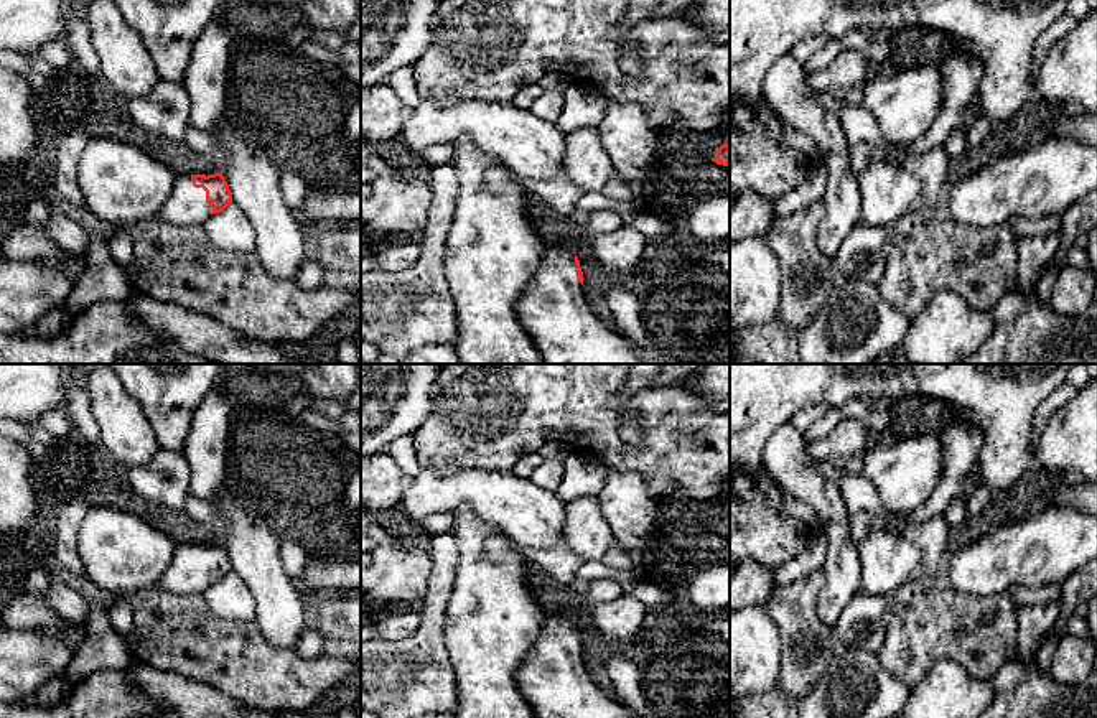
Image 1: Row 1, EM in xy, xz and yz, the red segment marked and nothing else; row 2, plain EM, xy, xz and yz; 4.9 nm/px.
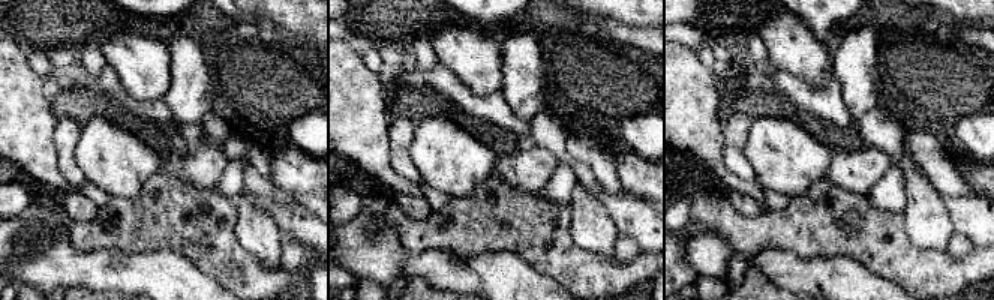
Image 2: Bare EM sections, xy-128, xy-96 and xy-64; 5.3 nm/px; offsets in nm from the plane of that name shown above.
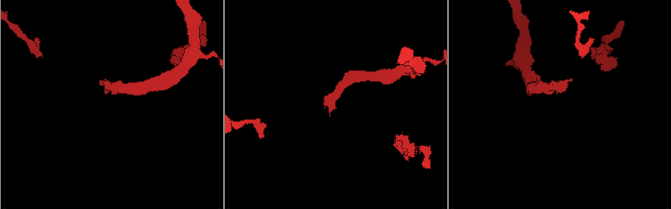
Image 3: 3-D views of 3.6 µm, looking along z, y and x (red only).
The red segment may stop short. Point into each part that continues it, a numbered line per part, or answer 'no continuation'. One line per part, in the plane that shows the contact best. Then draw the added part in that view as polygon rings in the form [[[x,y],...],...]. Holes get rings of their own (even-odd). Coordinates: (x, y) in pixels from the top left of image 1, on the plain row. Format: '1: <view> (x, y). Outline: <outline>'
1: xy (186, 573). Outline: [[[176,543],[158,586],[175,594],[204,594],[212,585],[212,575],[206,571],[206,560],[193,555],[191,543]]]

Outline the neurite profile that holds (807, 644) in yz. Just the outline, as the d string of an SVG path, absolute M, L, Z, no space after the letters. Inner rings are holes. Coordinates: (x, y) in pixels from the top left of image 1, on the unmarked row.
M817 570L796 583L776 586L764 608L779 627L781 637L781 690L801 700L824 675L838 650L833 632L819 618L815 599L825 571Z

